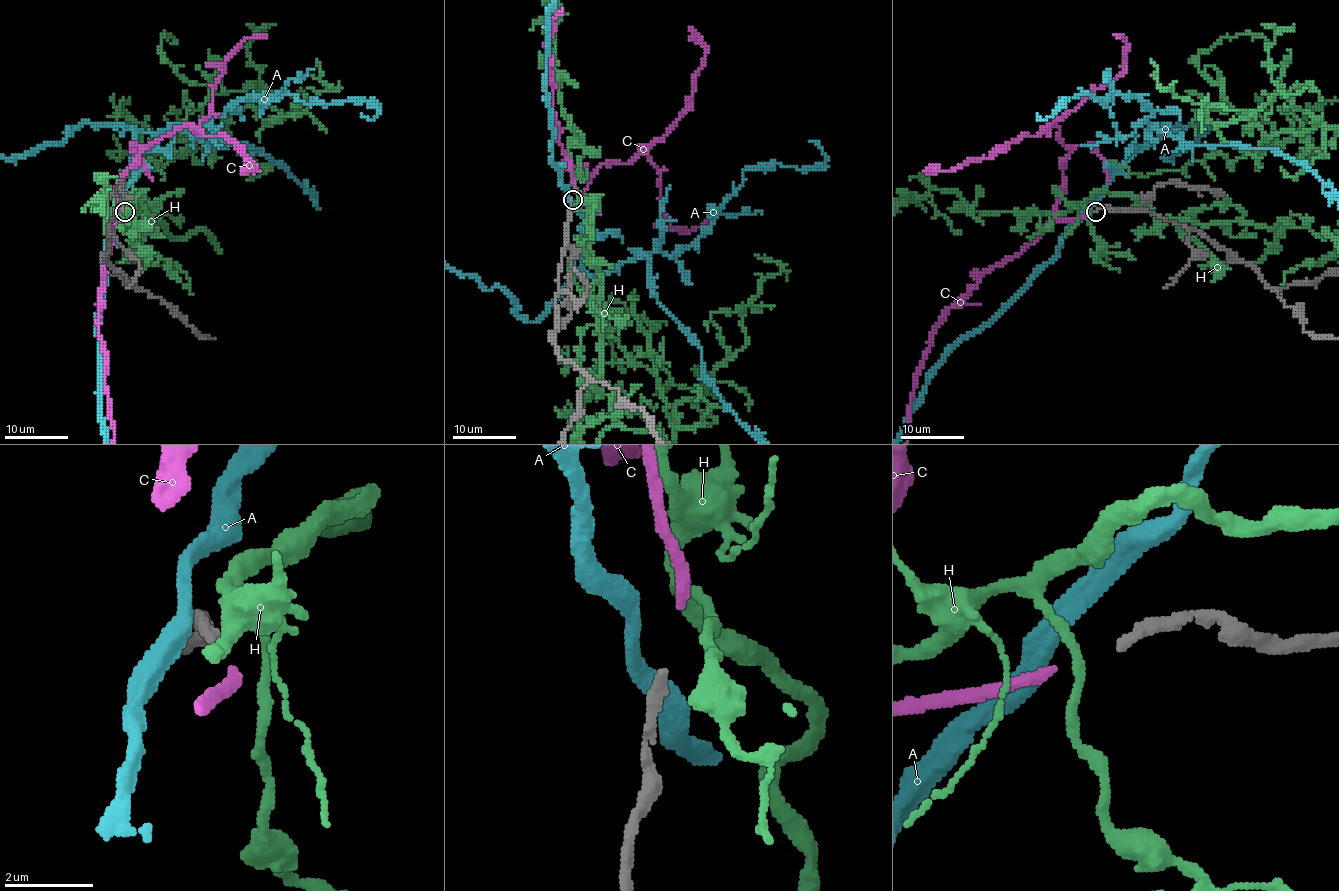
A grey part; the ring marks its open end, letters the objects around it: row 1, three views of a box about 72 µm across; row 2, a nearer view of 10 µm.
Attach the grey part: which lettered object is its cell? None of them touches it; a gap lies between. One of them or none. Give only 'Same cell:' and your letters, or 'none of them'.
Same cell: C

